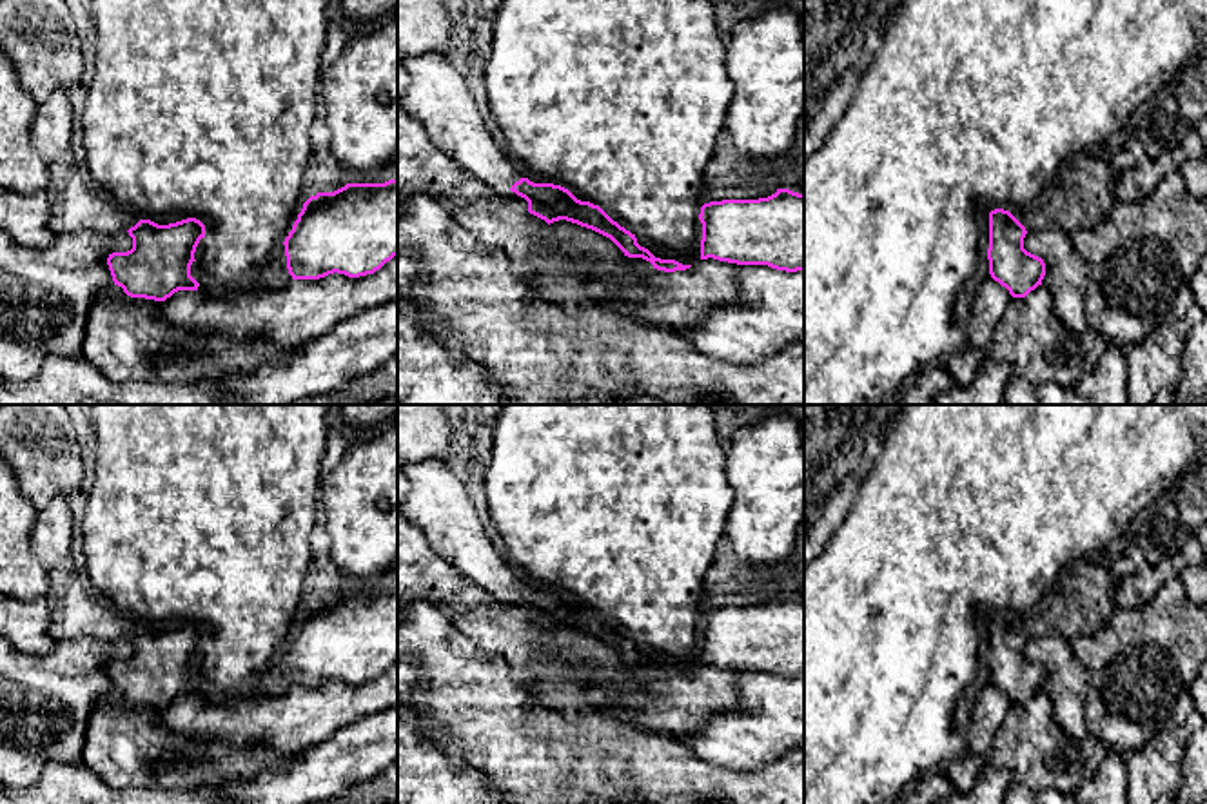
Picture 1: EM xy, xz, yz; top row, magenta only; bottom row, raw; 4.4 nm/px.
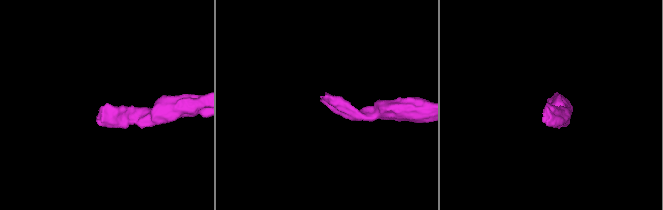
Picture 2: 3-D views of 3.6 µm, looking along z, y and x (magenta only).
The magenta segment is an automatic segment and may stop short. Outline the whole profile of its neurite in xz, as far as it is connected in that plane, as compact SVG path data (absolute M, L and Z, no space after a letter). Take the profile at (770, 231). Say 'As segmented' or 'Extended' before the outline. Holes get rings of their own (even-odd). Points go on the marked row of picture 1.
As segmented. M777 189L759 200L722 200L701 207L701 260L804 270L804 194Z

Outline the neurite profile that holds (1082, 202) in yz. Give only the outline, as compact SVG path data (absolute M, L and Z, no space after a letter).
M1078 156L1064 172L1062 187L1053 189L1036 207L1016 214L1027 232L1058 229L1073 234L1078 229L1094 229L1114 203L1118 172L1109 162Z

